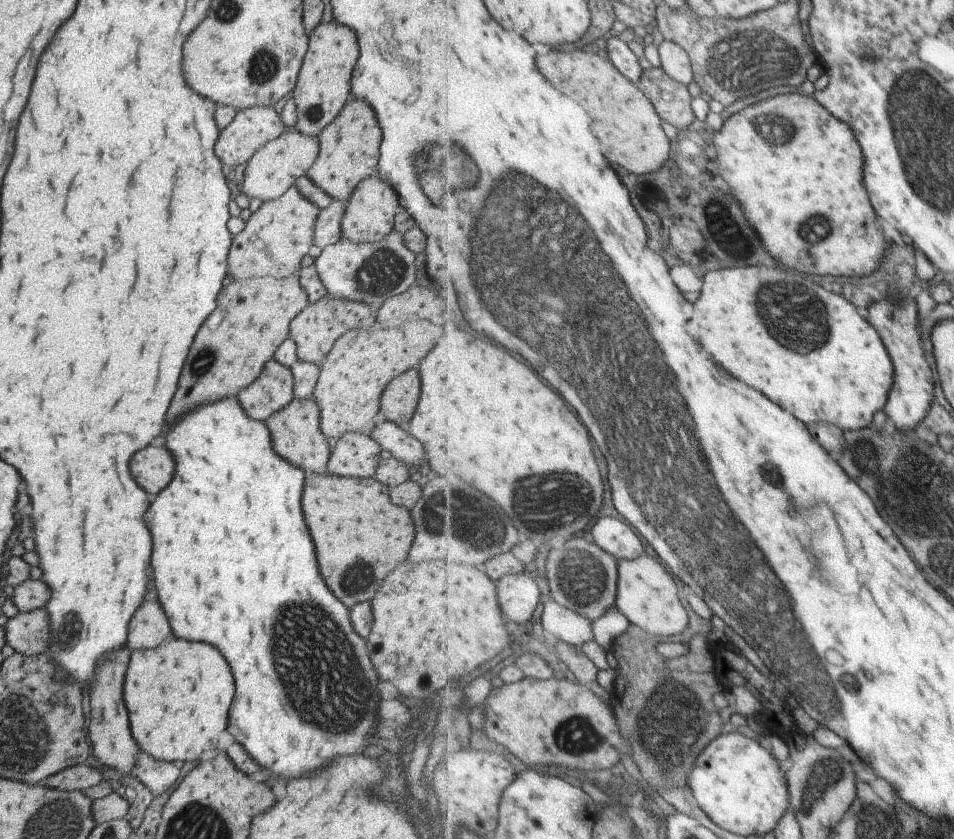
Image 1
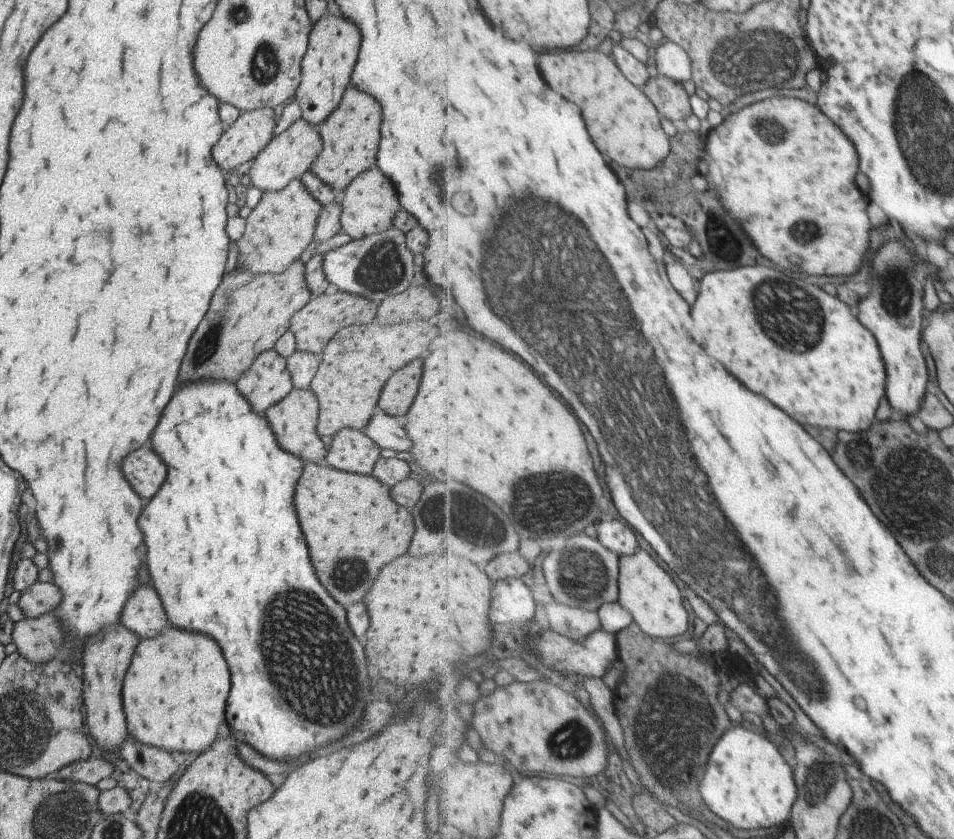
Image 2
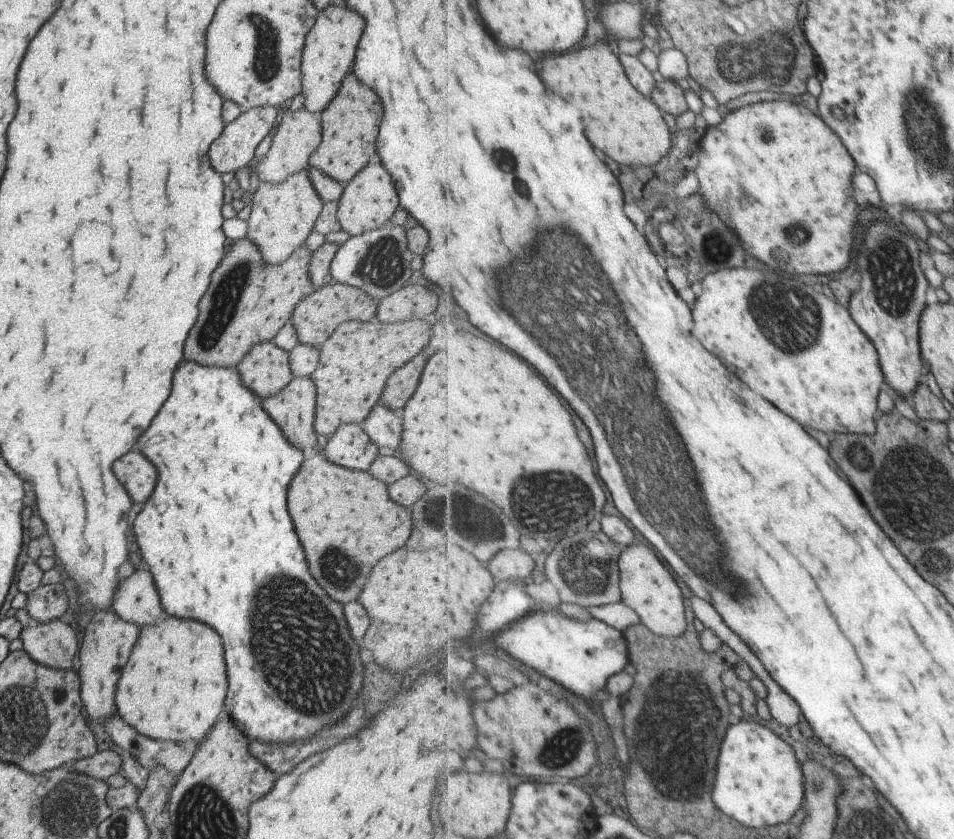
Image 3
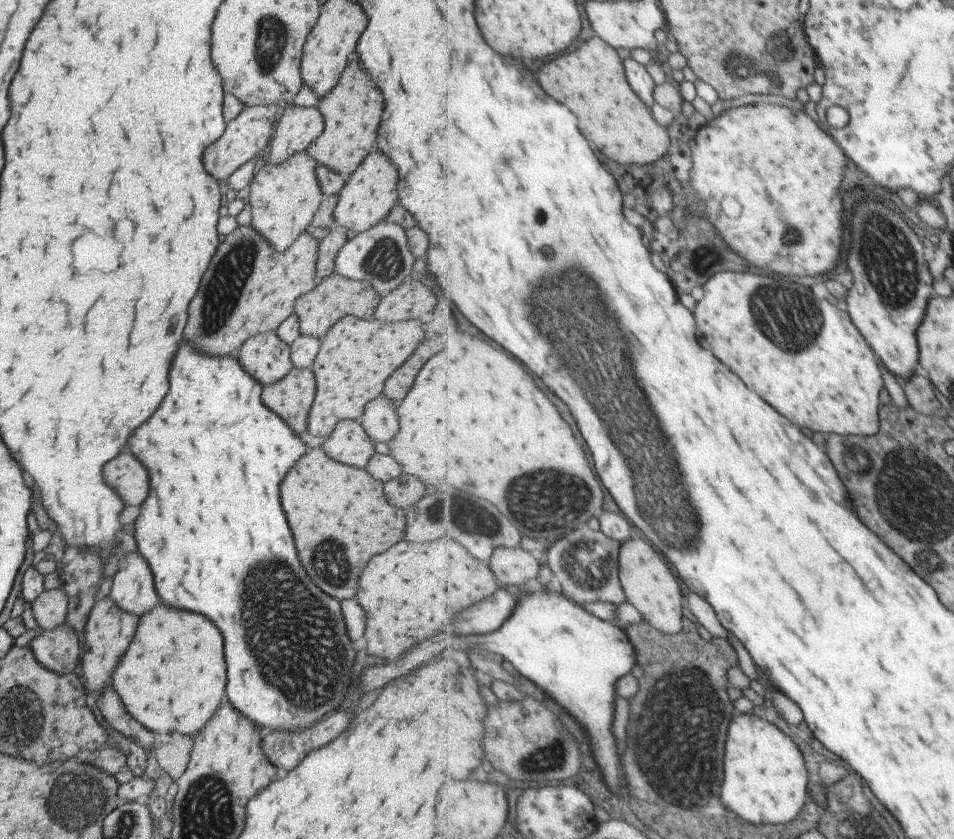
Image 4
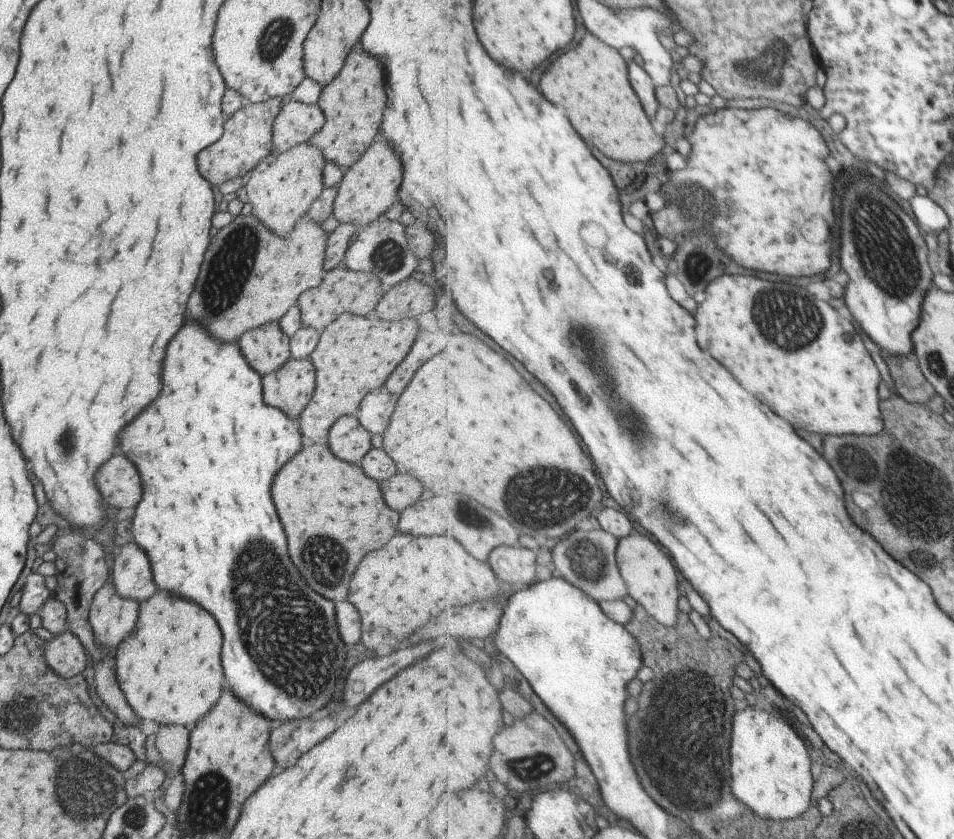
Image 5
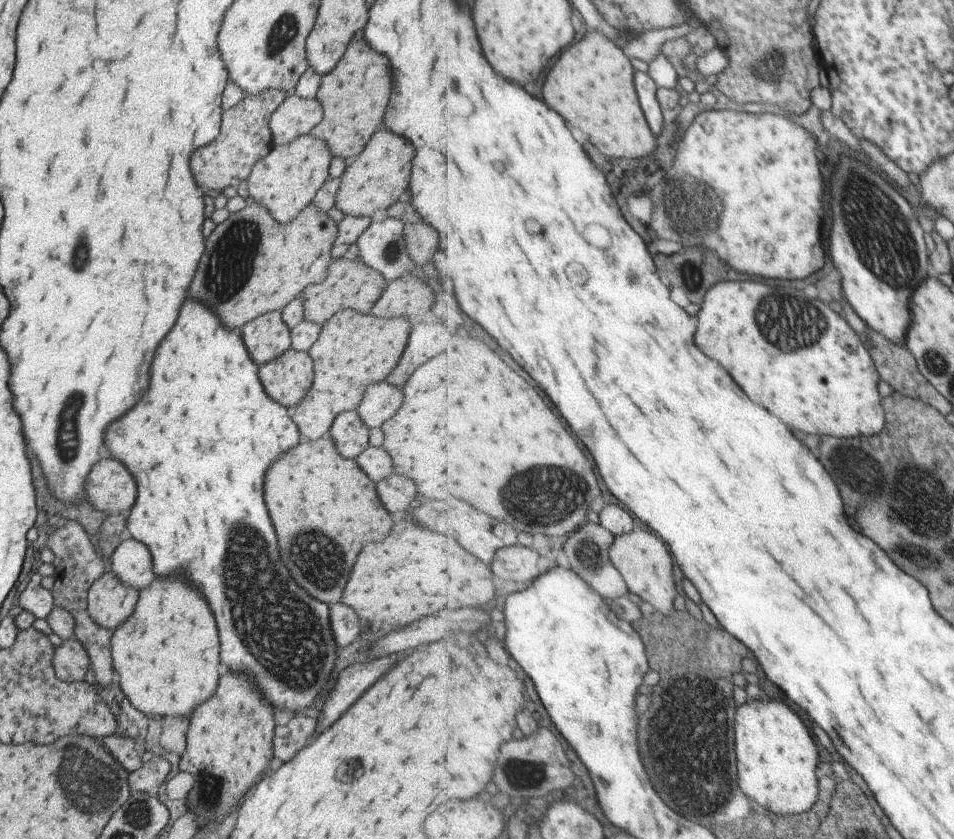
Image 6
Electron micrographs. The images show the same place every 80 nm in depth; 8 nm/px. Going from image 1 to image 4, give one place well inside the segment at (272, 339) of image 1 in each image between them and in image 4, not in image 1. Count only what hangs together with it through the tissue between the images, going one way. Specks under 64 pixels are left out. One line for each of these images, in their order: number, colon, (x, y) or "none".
2: (256, 308)
3: (214, 340)
4: (263, 283)

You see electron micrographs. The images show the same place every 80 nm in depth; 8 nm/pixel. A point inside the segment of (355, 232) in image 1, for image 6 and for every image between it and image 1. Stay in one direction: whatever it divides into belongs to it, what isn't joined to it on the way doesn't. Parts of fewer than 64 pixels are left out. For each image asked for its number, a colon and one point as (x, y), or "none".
2: (368, 203)
3: (367, 201)
4: (369, 193)
5: (368, 188)
6: (378, 177)

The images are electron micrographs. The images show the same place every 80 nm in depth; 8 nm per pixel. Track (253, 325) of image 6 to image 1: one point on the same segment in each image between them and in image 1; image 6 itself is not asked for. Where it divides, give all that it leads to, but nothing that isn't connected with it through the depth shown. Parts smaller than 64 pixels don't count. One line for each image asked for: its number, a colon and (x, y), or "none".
1: (272, 389)
2: (265, 380)
3: (263, 369)
4: (264, 355)
5: (264, 348)

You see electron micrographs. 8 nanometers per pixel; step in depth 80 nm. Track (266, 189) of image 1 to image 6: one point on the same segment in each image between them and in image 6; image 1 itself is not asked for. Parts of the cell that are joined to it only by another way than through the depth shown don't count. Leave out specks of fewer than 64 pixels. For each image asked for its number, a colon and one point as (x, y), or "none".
2: (288, 155)
3: (297, 135)
4: (297, 127)
5: (295, 122)
6: (294, 116)

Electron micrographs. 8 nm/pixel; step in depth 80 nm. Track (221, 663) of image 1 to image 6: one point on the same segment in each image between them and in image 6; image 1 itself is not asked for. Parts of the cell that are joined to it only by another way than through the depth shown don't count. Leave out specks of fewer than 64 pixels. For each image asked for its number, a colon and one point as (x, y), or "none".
2: (173, 695)
3: (176, 666)
4: (171, 677)
5: (168, 669)
6: (170, 677)

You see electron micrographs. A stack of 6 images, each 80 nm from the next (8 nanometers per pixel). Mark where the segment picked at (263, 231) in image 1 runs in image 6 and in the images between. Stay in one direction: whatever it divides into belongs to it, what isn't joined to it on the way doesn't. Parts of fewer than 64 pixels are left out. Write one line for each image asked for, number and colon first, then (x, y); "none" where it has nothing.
2: (281, 224)
3: (282, 214)
4: (282, 198)
5: (282, 186)
6: (284, 181)

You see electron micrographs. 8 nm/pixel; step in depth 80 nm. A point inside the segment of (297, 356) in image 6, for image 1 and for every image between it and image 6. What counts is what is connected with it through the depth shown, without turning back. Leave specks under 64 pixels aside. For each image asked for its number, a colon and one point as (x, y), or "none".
1: (295, 434)
2: (293, 420)
3: (292, 410)
4: (290, 398)
5: (288, 389)

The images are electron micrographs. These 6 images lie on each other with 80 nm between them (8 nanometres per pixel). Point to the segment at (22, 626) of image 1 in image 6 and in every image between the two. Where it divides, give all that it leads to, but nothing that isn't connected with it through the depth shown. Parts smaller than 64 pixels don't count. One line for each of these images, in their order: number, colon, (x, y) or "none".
2: (39, 640)
3: (52, 644)
4: (57, 649)
5: (64, 654)
6: (70, 661)

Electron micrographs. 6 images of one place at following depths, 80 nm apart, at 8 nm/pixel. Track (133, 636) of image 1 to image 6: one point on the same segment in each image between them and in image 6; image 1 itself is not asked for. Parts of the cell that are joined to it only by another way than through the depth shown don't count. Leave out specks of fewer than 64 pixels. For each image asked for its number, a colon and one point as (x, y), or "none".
2: (142, 613)
3: (135, 600)
4: (131, 589)
5: (130, 574)
6: (130, 562)

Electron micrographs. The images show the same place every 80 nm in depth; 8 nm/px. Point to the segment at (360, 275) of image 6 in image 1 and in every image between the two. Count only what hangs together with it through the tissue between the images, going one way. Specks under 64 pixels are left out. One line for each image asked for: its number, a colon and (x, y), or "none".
1: (314, 329)
2: (322, 315)
3: (318, 314)
4: (335, 296)
5: (342, 290)

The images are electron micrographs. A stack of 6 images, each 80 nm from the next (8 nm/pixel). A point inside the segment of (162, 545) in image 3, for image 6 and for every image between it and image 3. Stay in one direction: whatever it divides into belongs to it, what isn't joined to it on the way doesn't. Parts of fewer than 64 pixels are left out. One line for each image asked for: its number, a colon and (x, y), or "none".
4: (214, 454)
5: (206, 449)
6: (196, 444)

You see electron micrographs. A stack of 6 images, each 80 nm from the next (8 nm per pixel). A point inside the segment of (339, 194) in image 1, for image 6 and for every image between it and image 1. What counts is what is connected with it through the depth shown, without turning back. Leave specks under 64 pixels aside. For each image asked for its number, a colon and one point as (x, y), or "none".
2: (349, 135)
3: (349, 124)
4: (351, 110)
5: (352, 103)
6: (354, 94)

